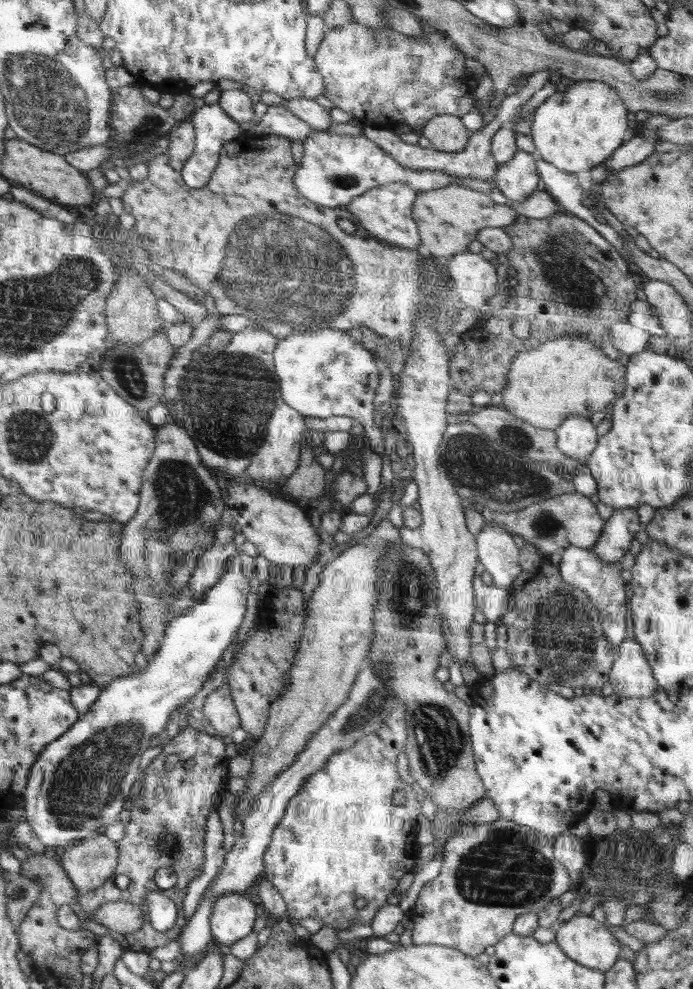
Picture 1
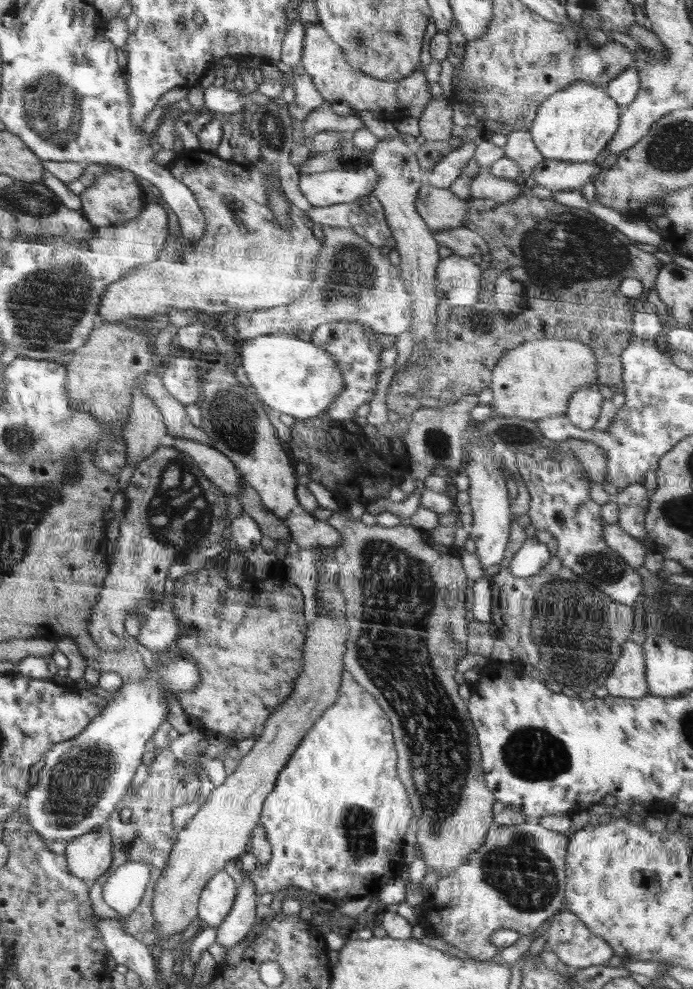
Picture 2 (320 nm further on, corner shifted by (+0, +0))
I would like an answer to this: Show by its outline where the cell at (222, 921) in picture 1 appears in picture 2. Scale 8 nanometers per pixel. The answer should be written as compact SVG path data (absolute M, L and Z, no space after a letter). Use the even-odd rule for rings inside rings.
M222 871L206 884L201 894L197 916L205 926L217 928L230 914L236 898L236 882Z

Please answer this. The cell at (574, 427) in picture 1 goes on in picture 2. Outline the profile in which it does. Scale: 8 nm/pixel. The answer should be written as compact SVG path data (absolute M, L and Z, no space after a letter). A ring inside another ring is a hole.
M590 386L571 394L565 415L569 421L582 430L590 430L598 420L603 396L598 388Z

